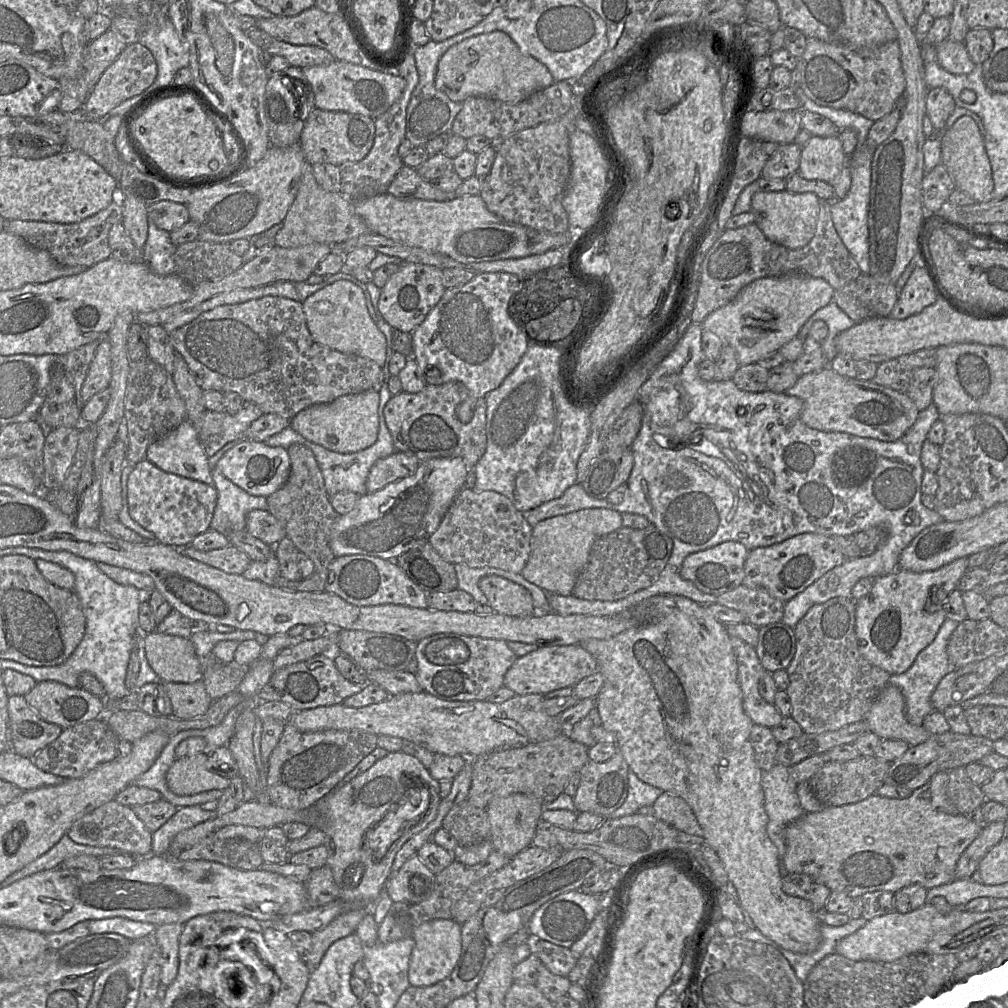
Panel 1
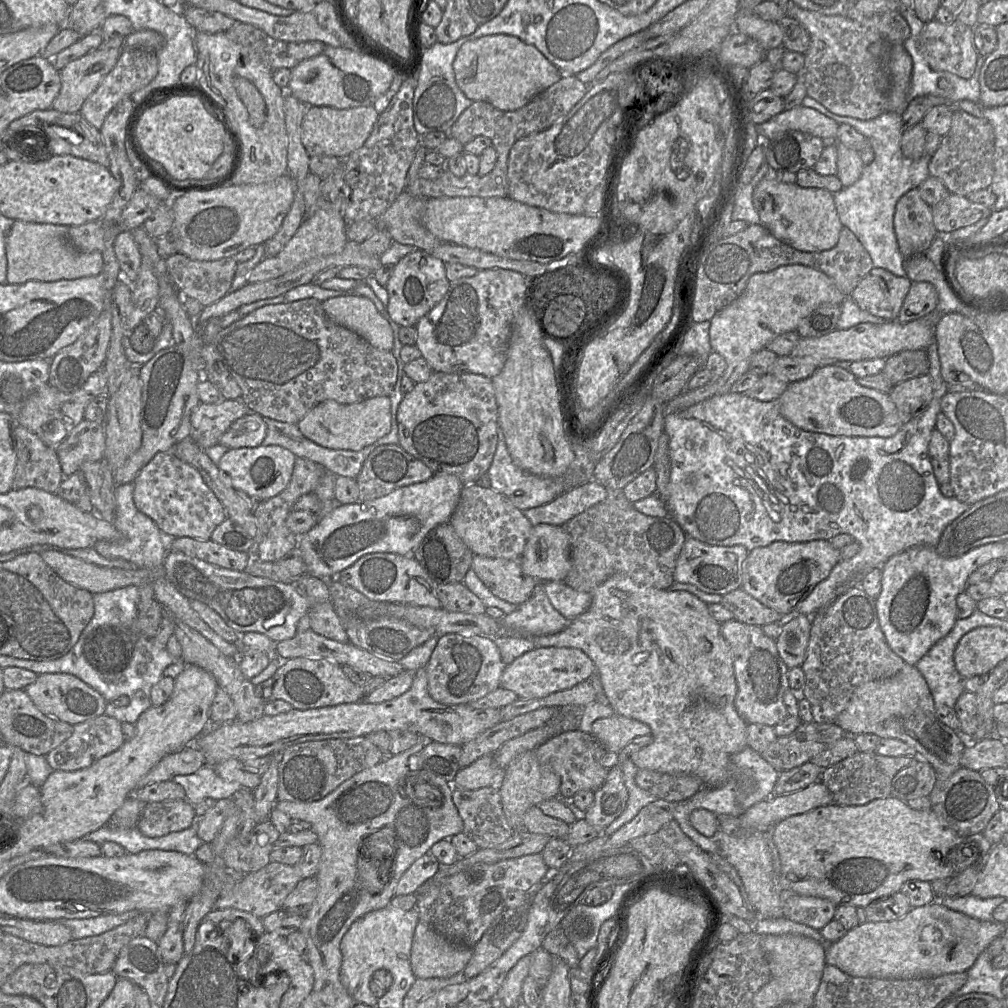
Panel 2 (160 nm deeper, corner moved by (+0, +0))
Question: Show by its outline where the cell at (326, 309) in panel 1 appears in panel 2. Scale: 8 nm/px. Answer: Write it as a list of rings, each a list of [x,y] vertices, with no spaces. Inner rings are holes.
[[[338,296],[324,300],[322,307],[331,320],[356,332],[375,348],[392,351],[393,330],[369,298]]]

